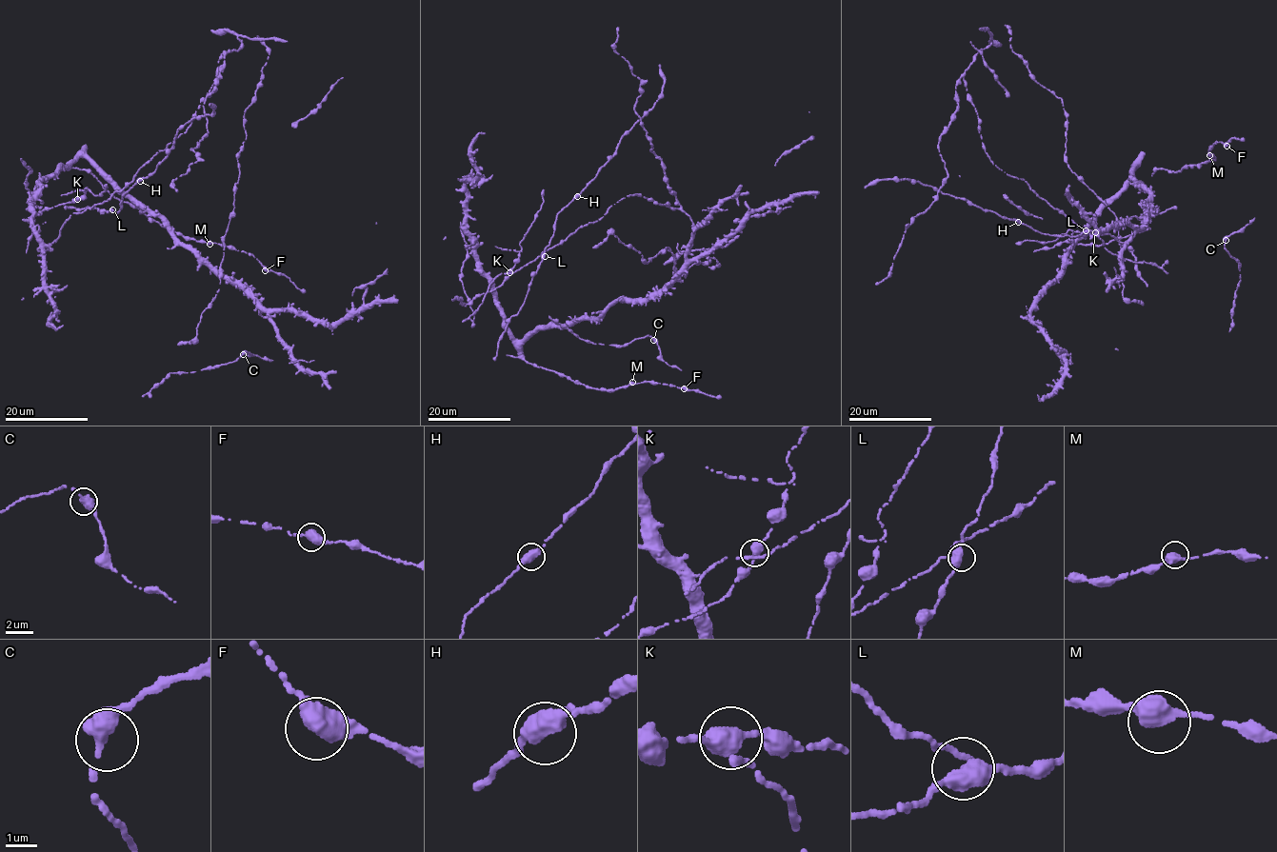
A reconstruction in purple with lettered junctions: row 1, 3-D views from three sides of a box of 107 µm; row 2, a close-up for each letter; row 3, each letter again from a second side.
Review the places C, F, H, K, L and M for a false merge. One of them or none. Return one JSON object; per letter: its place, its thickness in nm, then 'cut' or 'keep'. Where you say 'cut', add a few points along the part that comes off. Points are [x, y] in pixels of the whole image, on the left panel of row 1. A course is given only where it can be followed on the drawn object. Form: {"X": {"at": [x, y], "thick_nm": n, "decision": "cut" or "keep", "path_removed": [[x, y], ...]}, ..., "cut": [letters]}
{"C": {"at": [243, 354], "thick_nm": 420, "decision": "keep"}, "F": {"at": [265, 270], "thick_nm": 440, "decision": "keep"}, "H": {"at": [140, 181], "thick_nm": 480, "decision": "keep"}, "K": {"at": [77, 199], "thick_nm": 420, "decision": "keep"}, "L": {"at": [112, 209], "thick_nm": 440, "decision": "keep"}, "M": {"at": [209, 244], "thick_nm": 440, "decision": "keep"}, "cut": []}

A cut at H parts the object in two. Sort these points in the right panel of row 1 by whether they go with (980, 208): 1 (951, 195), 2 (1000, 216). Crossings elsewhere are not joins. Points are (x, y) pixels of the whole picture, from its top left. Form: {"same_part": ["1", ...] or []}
{"same_part": ["1", "2"]}

